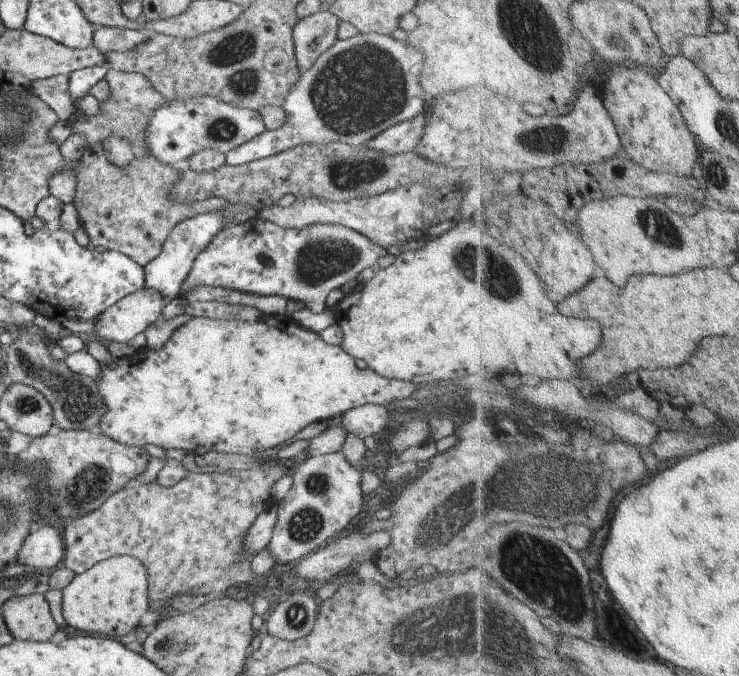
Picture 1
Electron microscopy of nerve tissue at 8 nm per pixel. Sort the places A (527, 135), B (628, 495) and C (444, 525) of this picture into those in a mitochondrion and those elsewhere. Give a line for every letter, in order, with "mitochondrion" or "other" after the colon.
A: mitochondrion
B: other
C: mitochondrion

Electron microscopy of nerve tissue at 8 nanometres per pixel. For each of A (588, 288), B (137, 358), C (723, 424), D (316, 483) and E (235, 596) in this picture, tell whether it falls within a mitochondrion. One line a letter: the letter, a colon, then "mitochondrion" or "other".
A: other
B: other
C: other
D: mitochondrion
E: other

